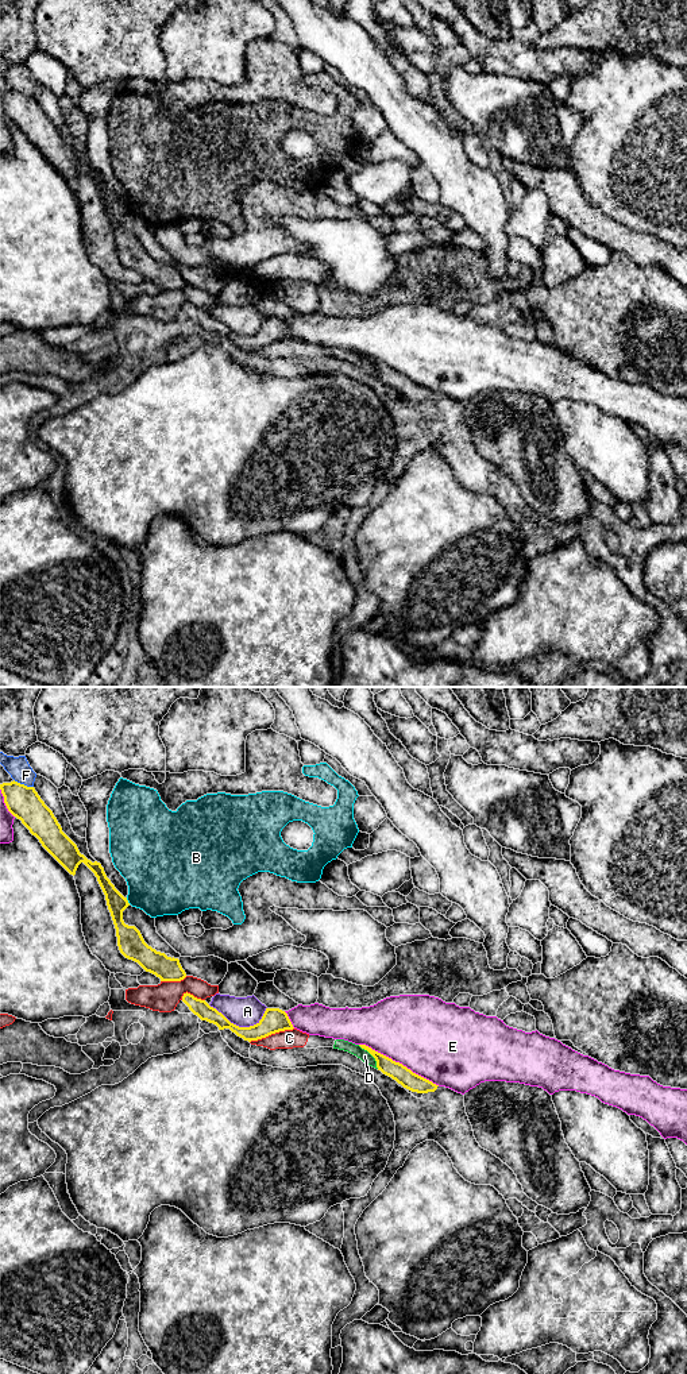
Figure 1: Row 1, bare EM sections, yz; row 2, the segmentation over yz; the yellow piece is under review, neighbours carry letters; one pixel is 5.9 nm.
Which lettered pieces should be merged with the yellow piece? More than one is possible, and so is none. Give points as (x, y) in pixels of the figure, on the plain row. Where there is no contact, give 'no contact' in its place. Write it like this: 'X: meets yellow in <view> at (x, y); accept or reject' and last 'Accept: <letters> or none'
A: meets yellow in yz at (238, 335); reject
B: meets yellow in yz at (127, 209); reject
C: meets yellow in yz at (271, 342); reject
D: meets yellow in yz at (371, 363); reject
E: meets yellow in yz at (398, 371); reject
F: meets yellow in yz at (23, 93); reject
Accept: none

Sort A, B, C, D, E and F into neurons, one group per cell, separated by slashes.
A / B / C D / E / F

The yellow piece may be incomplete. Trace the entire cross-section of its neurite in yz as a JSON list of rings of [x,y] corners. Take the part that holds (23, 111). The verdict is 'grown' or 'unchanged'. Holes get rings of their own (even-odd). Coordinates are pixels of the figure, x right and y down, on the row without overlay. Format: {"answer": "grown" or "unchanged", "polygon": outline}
{"answer": "unchanged", "polygon": [[[18,90],[0,93],[4,112],[8,120],[22,130],[22,132],[35,144],[42,155],[70,182],[84,171],[97,186],[105,204],[111,221],[120,262],[138,271],[146,281],[161,287],[161,290],[181,290],[186,286],[178,267],[167,266],[148,255],[140,240],[135,235],[128,235],[123,229],[123,220],[130,215],[107,186],[100,171],[92,171],[80,162],[77,154],[62,140],[61,134],[53,120],[45,113],[34,96],[27,96]]]}

